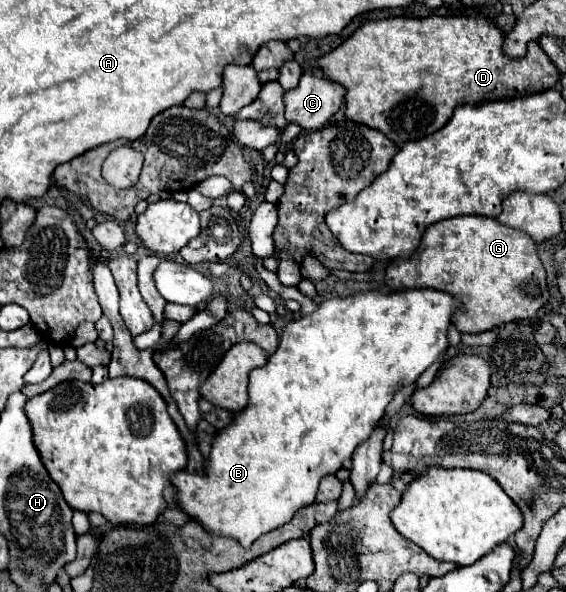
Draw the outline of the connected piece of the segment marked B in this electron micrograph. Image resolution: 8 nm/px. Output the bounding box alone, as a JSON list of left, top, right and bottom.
[171,288,461,548]

